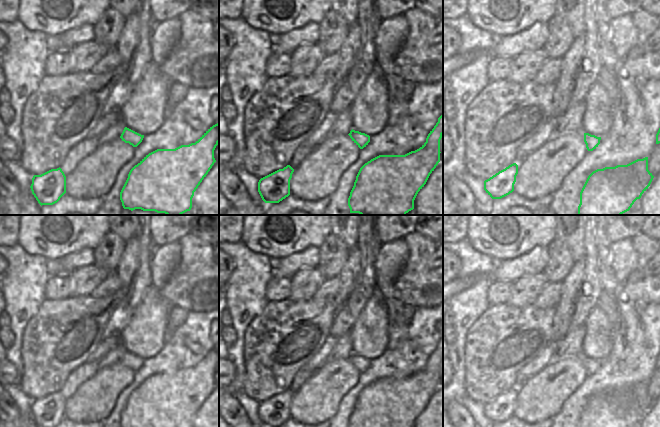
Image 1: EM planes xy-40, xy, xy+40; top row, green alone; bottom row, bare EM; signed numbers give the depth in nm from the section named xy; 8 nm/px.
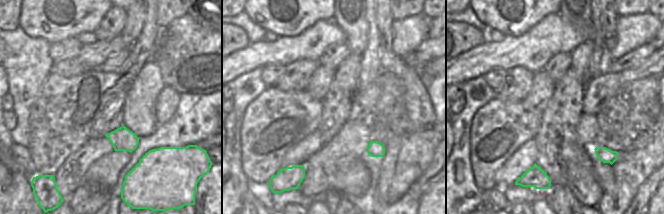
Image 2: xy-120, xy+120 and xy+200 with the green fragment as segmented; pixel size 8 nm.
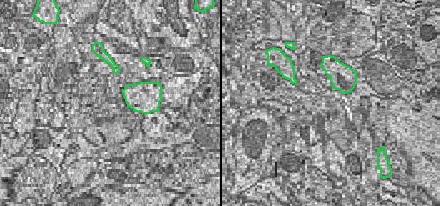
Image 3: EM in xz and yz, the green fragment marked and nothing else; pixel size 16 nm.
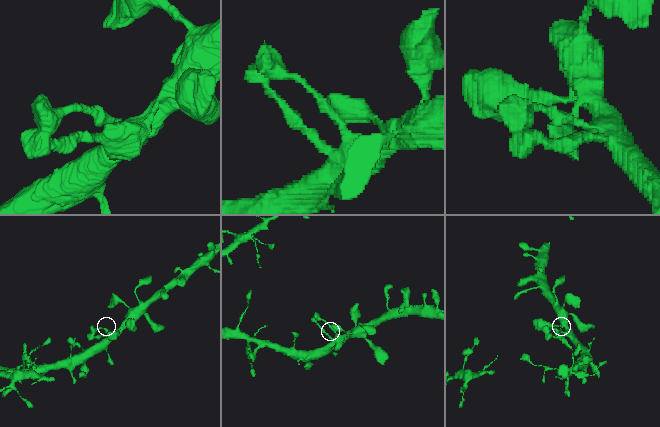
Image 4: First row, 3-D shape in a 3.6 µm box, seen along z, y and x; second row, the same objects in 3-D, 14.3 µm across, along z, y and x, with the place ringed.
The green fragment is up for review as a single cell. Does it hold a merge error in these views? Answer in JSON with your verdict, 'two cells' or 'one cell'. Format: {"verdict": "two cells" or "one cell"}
{"verdict": "one cell"}

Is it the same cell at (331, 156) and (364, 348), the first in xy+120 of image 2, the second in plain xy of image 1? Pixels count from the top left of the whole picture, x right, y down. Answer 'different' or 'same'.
different

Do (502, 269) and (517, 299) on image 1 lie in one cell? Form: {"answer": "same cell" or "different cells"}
{"answer": "different cells"}

